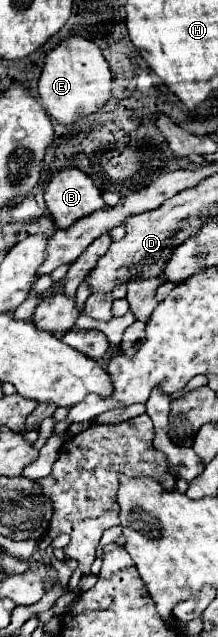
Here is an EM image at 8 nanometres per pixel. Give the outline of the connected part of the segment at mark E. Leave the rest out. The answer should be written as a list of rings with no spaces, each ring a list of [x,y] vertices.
[[[69,36],[47,54],[37,90],[47,114],[61,126],[73,126],[79,118],[101,110],[113,96],[111,70],[97,44],[81,36]]]

